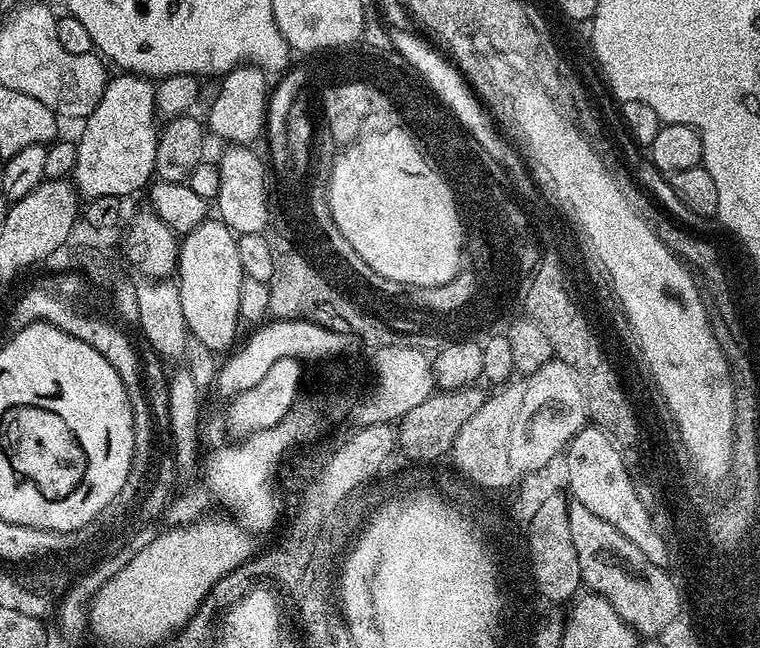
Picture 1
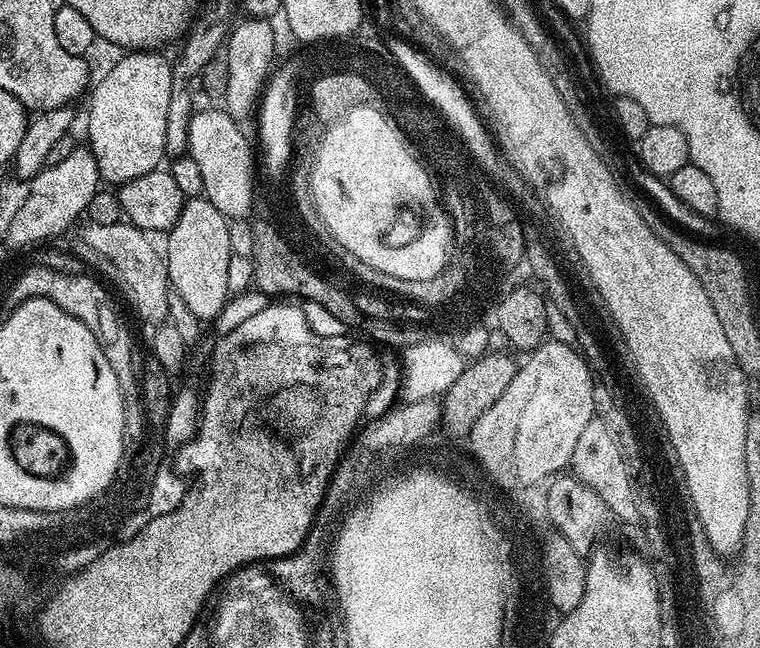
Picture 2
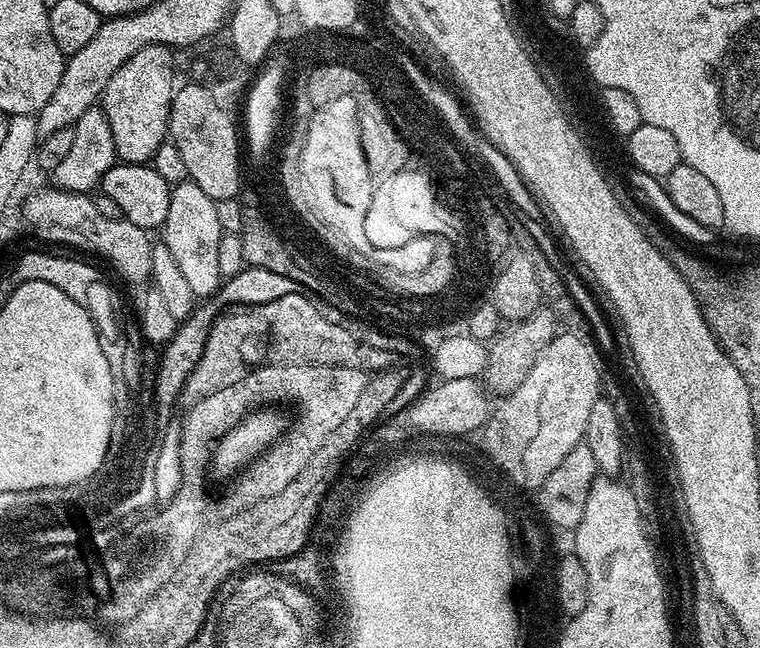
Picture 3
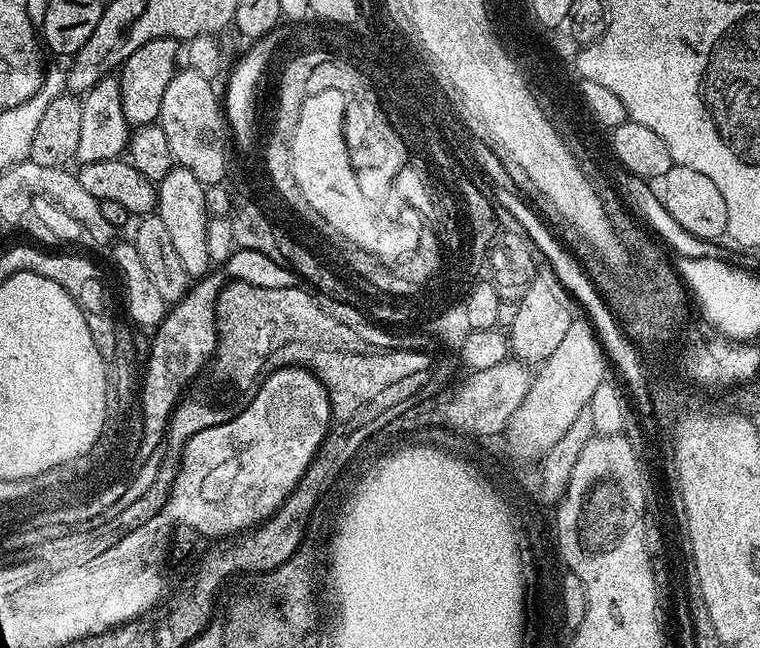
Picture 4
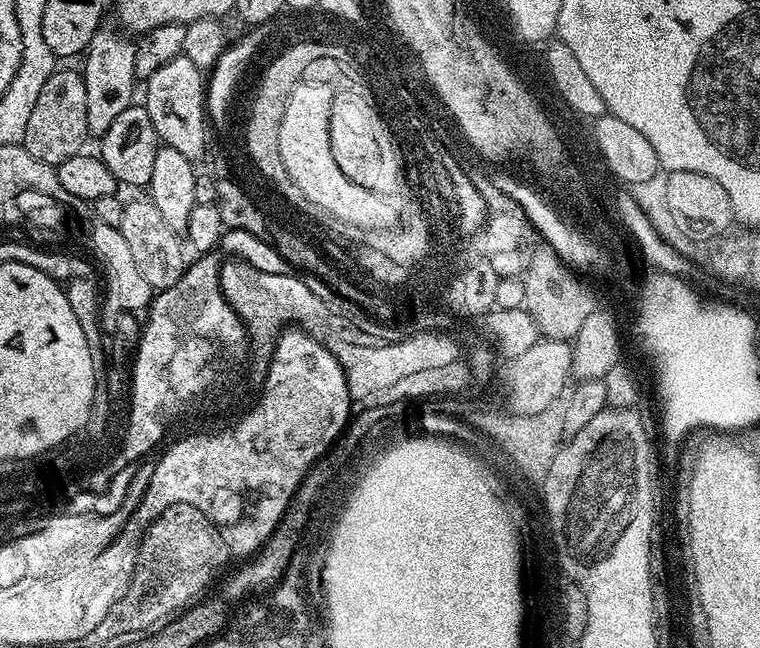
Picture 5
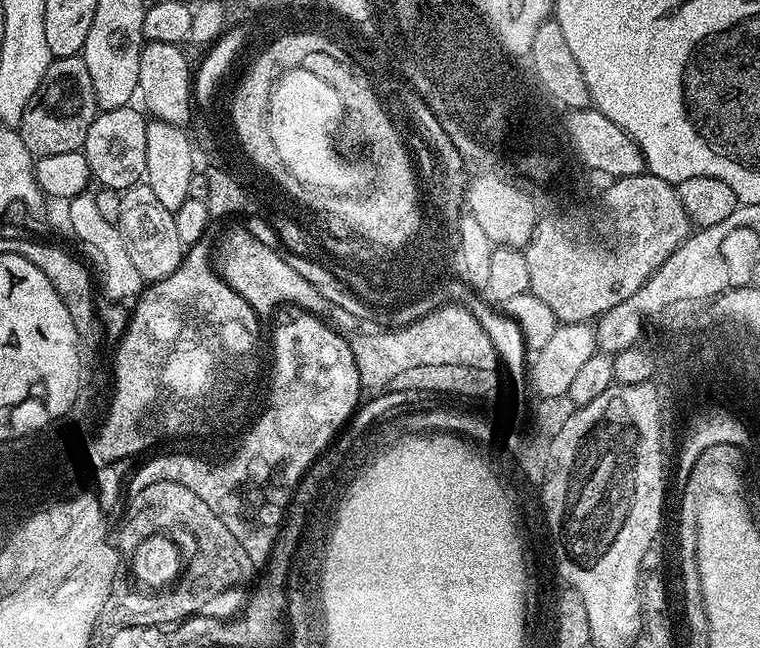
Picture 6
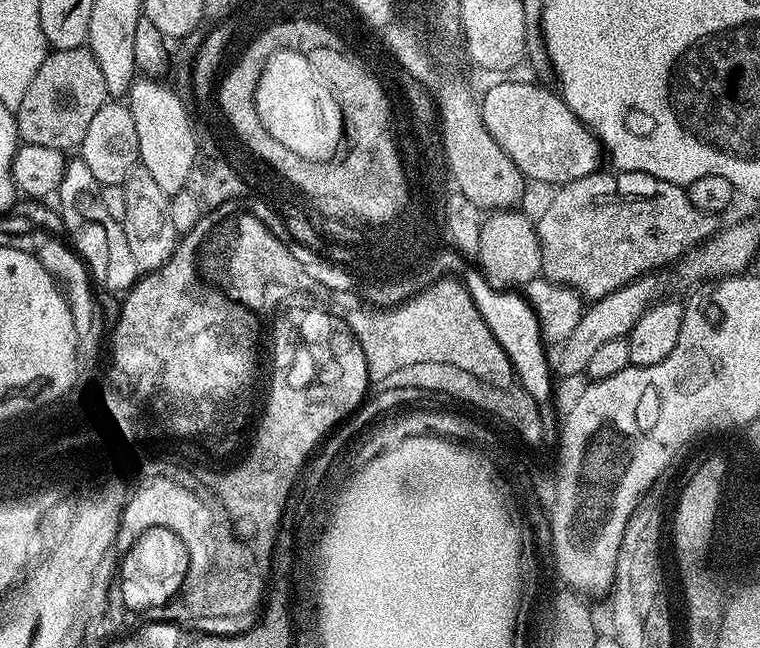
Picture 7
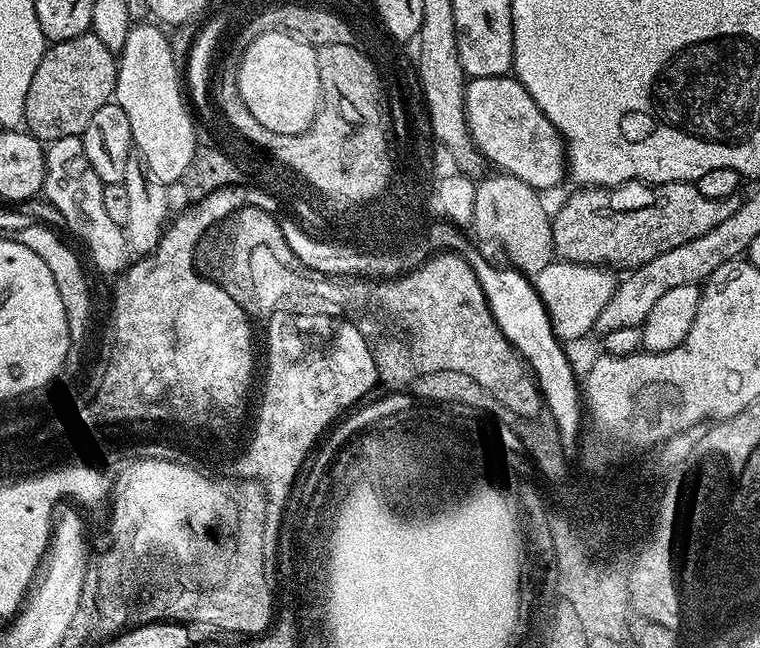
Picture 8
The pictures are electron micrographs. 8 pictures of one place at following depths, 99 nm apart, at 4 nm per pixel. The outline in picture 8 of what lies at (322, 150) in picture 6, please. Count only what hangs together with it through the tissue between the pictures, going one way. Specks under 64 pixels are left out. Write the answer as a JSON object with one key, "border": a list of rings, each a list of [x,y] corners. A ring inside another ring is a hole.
{"border":[[[260,32],[240,56],[237,88],[246,109],[277,134],[302,134],[311,126],[320,105],[316,48],[288,32]]]}

